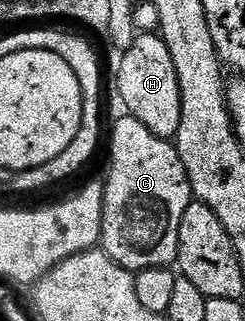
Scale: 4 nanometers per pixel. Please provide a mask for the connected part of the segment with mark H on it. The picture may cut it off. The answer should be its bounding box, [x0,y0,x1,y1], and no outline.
[119,34,181,140]

